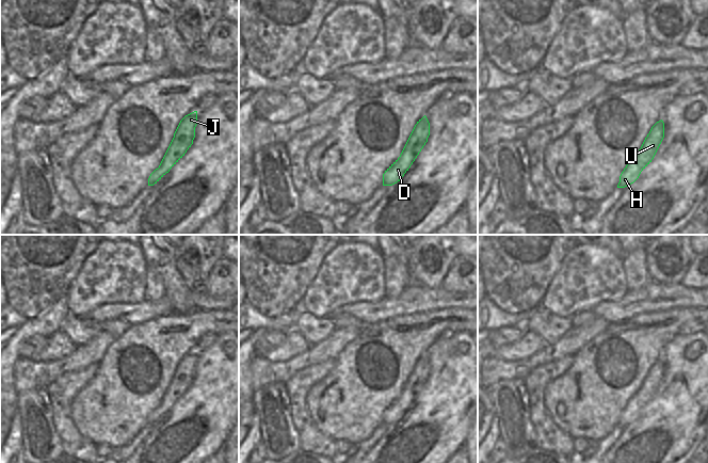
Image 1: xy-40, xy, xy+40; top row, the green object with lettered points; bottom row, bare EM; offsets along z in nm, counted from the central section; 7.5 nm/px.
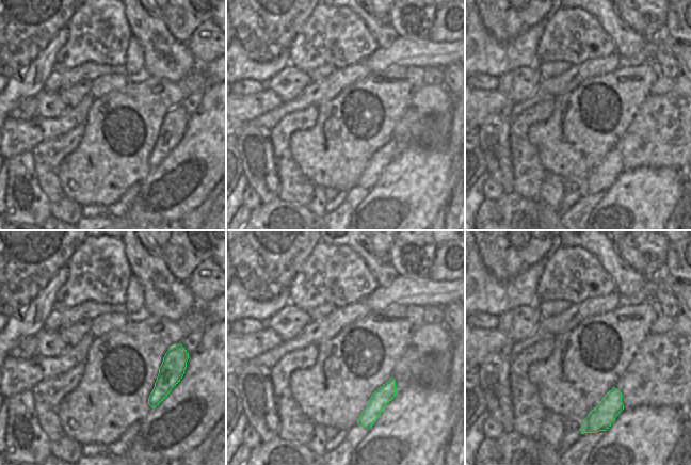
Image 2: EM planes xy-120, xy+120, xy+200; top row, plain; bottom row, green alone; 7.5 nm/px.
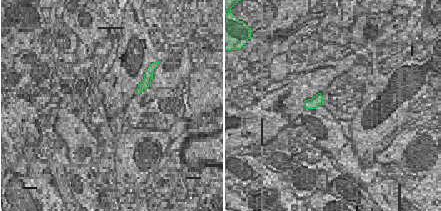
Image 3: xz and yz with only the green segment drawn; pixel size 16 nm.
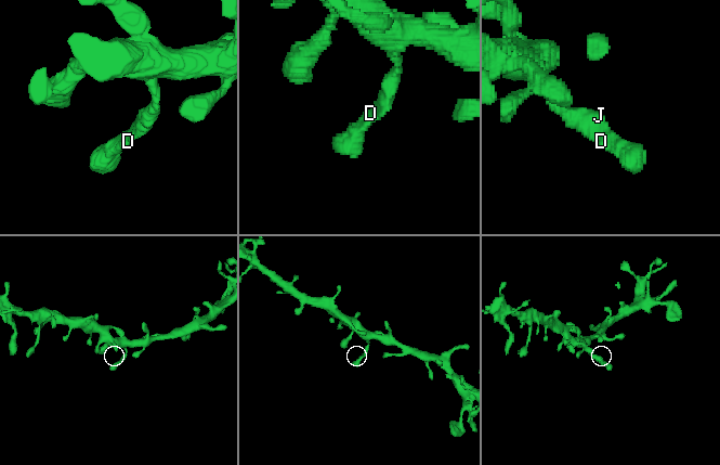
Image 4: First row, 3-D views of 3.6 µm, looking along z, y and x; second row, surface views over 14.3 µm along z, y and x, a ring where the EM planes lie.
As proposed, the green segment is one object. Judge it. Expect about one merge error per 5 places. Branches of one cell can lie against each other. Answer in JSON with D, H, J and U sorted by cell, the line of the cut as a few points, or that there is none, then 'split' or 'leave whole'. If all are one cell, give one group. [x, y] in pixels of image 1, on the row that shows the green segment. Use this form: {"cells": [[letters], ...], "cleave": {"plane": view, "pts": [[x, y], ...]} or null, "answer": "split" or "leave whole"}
{"cells": [["D", "H", "J", "U"]], "cleave": null, "answer": "leave whole"}

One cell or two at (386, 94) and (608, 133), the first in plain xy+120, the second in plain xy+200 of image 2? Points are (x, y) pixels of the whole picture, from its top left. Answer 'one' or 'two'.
one

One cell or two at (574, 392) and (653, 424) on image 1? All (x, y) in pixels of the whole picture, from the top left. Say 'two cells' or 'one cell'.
two cells

